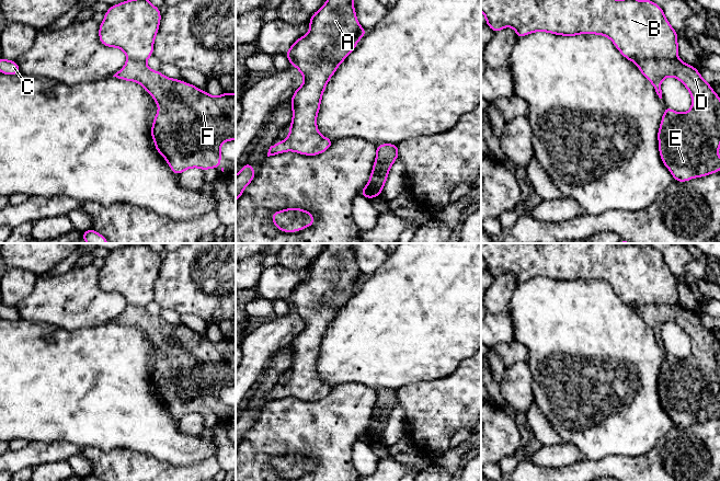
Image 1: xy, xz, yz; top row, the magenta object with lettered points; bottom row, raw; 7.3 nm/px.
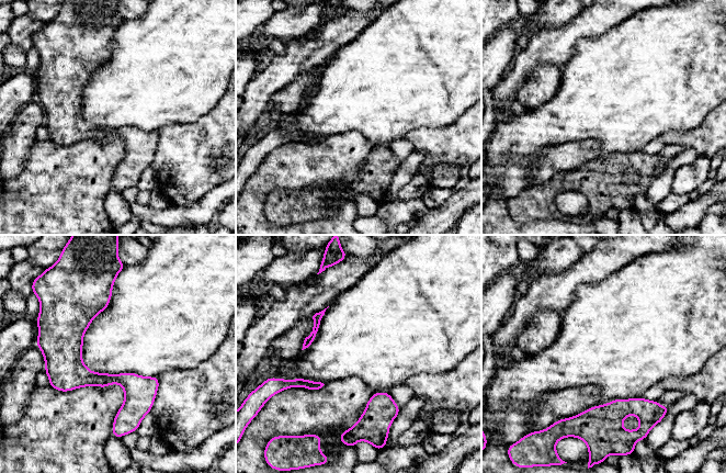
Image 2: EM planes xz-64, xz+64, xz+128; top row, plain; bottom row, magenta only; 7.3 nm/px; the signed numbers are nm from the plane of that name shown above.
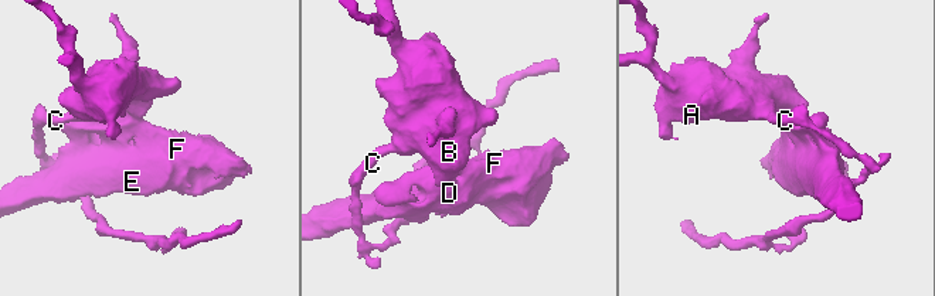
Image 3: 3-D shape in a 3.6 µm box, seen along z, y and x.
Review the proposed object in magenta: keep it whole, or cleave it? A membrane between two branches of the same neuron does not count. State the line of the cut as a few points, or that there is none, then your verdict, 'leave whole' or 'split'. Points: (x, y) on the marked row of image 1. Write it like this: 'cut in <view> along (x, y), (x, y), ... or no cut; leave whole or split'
cut in yz along (676, 57), (648, 58), (637, 64); split

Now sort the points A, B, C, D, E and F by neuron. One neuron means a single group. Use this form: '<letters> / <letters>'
A B C / D E F

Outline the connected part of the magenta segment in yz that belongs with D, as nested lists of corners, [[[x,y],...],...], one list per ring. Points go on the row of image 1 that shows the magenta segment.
[[[648,59],[637,64],[638,69],[648,79],[656,94],[662,99],[661,83],[666,77],[675,77],[692,94],[692,108],[678,113],[664,106],[664,114],[658,130],[659,152],[663,164],[678,183],[694,177],[704,177],[720,171],[720,98],[706,82],[700,72],[692,65],[676,59]]]

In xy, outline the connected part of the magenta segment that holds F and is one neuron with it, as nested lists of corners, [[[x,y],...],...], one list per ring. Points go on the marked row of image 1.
[[[127,59],[113,77],[139,83],[156,101],[159,111],[155,115],[150,136],[155,140],[155,149],[168,161],[175,175],[191,168],[199,168],[204,172],[220,168],[224,172],[220,146],[236,140],[236,93],[224,92],[213,96],[192,83],[168,78],[136,59]]]

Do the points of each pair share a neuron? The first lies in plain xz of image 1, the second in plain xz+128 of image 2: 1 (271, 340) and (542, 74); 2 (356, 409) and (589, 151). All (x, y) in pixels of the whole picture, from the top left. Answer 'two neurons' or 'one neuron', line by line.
1: two neurons
2: one neuron

